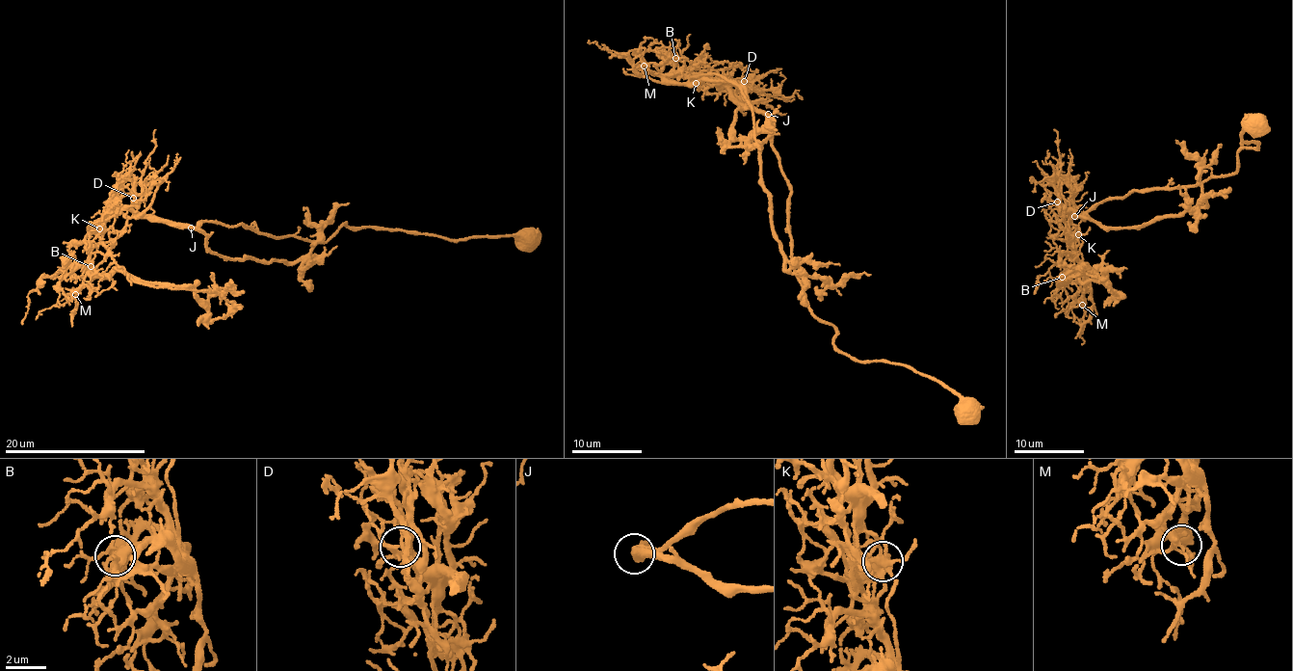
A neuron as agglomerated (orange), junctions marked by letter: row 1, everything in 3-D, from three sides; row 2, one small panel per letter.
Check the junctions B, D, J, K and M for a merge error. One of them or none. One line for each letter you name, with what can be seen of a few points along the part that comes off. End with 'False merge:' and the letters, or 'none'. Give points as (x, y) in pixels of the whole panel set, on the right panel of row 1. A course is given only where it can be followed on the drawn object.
K: course (1079, 234), (1074, 255), (1086, 279), (1057, 279), (1073, 272), (1084, 282), (1100, 280), (1111, 290), (1103, 308)
False merge: K

